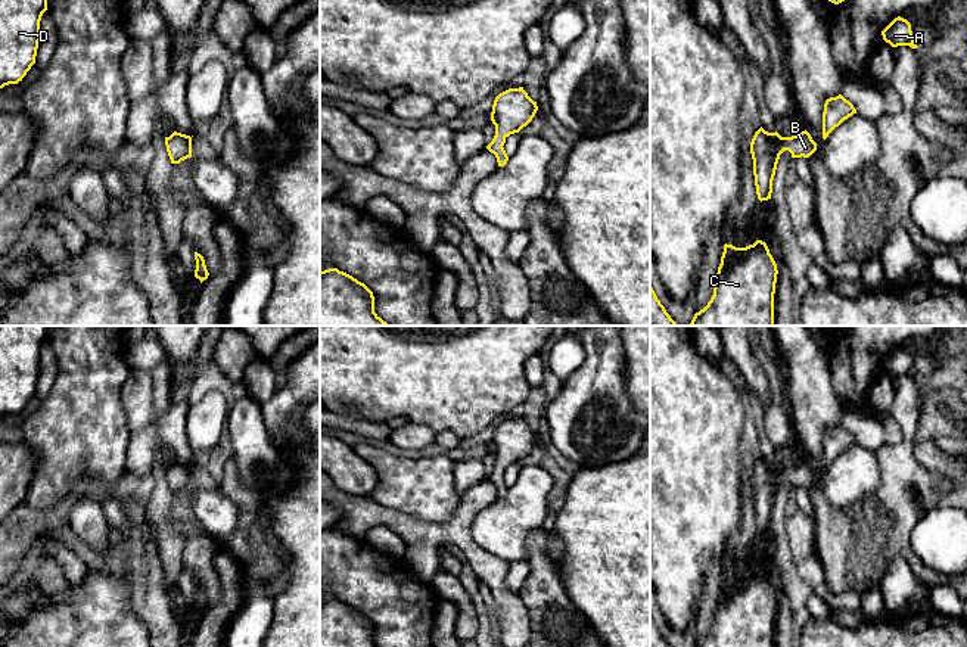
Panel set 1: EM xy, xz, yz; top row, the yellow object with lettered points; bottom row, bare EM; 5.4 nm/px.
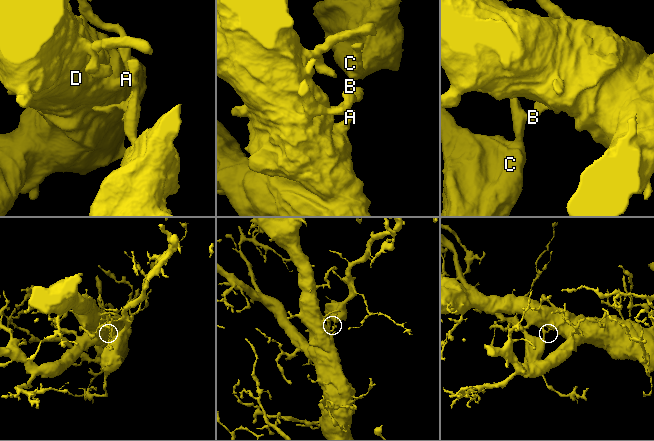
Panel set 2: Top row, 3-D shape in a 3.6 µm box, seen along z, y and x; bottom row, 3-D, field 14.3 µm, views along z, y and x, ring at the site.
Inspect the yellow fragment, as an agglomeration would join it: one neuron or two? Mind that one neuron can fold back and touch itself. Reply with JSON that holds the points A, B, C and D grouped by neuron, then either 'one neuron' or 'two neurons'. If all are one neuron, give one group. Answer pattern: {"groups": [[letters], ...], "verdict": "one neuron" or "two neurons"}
{"groups": [["A", "B", "D"], ["C"]], "verdict": "two neurons"}

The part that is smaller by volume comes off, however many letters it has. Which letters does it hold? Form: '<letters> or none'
C

